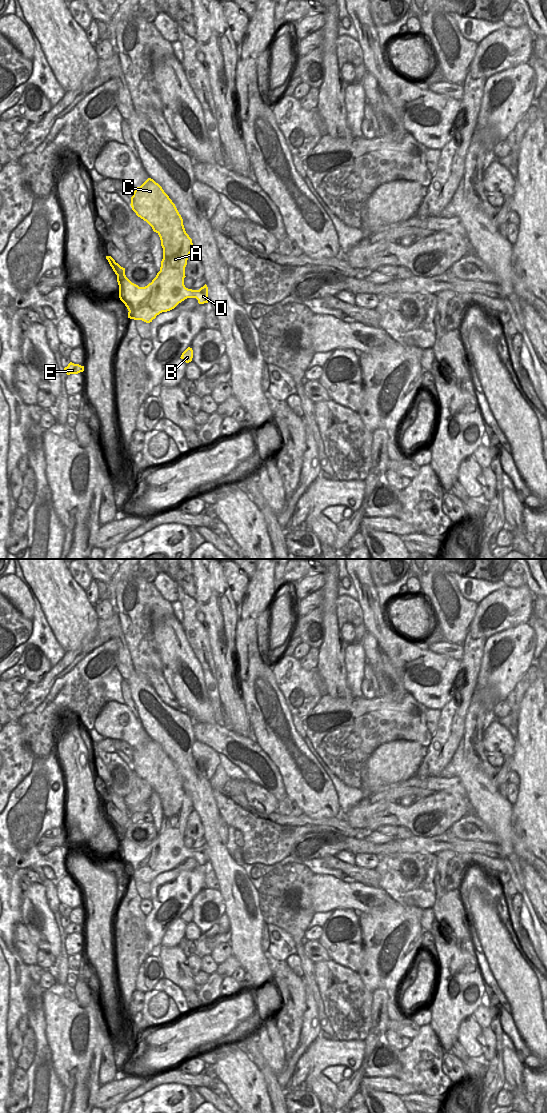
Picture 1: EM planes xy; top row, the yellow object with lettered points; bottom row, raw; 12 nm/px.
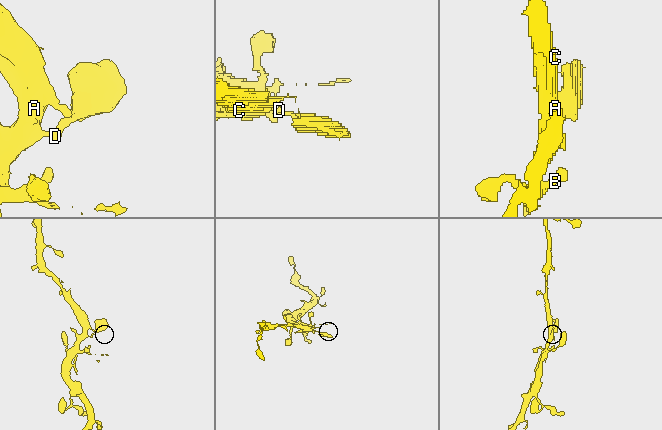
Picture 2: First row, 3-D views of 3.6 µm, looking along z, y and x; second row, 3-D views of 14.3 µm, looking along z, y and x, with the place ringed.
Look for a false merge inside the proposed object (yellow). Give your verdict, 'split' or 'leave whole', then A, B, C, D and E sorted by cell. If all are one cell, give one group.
leave whole; groups A B C D E

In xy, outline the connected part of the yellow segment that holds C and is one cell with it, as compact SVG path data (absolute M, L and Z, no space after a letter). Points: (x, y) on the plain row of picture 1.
M148 738L140 747L134 747L134 749L130 764L132 770L159 795L163 808L163 819L160 831L152 842L145 847L139 847L126 837L125 828L116 823L111 816L106 816L117 835L119 858L129 871L128 878L150 883L157 875L174 869L187 858L196 858L199 864L208 863L208 847L206 844L199 850L188 849L184 845L185 827L188 817L194 809L192 799L185 791L183 779L175 764L162 747L151 738Z

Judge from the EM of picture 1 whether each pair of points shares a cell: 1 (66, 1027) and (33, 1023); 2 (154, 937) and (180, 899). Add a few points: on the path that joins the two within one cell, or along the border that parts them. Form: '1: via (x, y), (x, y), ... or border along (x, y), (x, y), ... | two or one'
1: border along (42, 1001), (44, 1036), (49, 1047) | two
2: via (155, 927), (156, 922), (170, 908) | one

